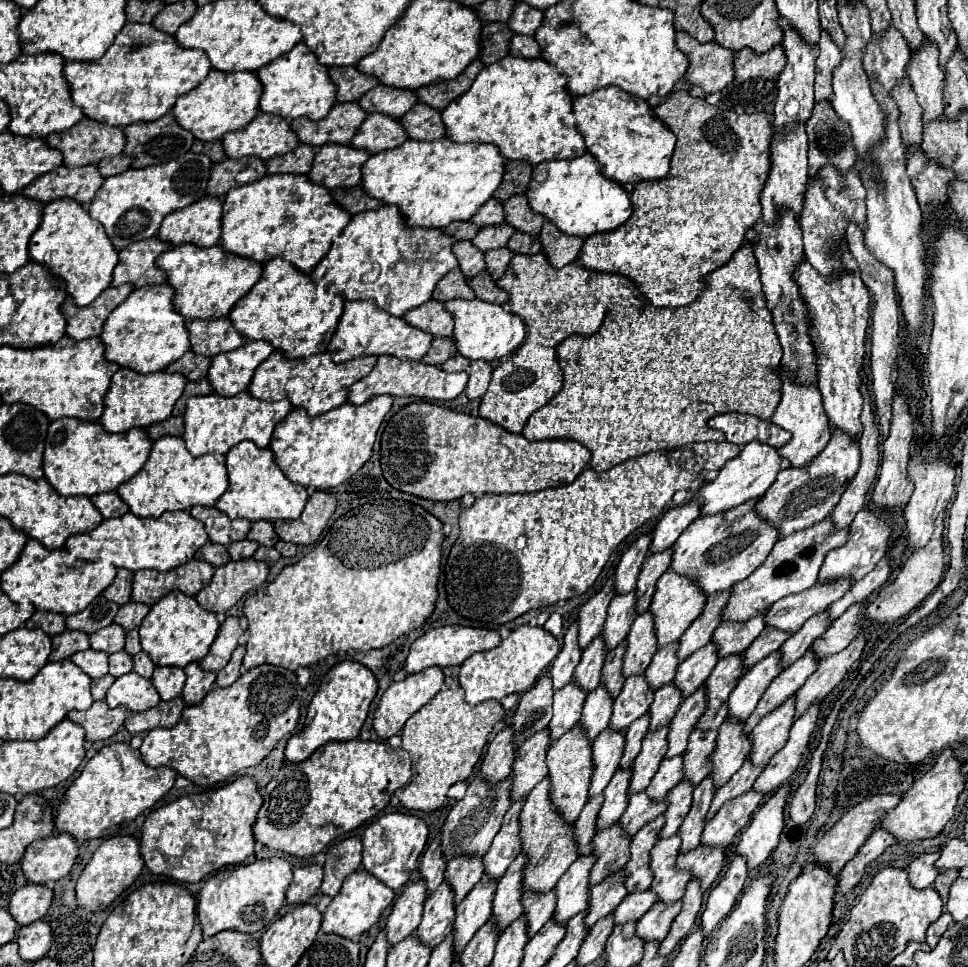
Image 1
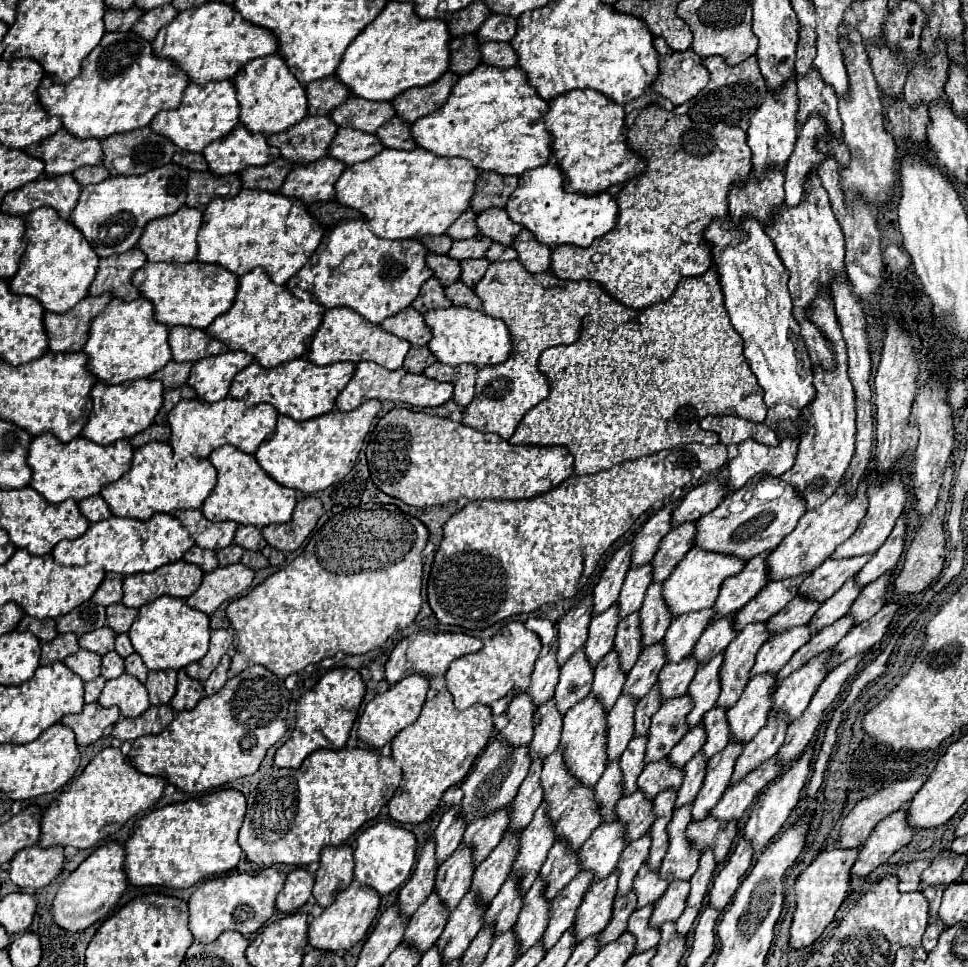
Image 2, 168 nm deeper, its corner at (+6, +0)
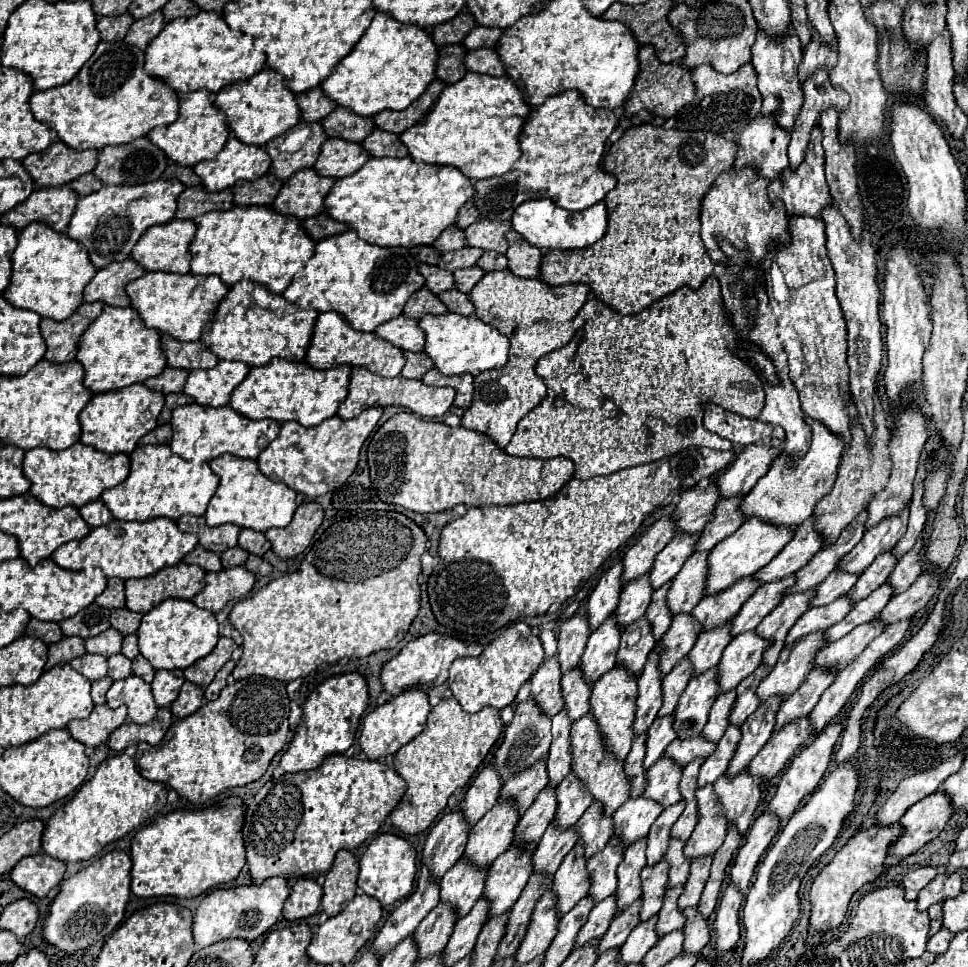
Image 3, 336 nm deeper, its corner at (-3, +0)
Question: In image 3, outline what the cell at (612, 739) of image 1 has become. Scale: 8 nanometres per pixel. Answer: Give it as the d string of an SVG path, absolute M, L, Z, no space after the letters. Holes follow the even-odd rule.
M658 648L648 656L644 672L638 678L638 698L636 698L636 718L634 718L634 736L640 736L654 722L656 712L662 706L662 674L658 670Z

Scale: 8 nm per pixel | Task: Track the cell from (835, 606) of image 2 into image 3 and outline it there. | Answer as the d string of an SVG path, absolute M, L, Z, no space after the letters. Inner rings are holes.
M884 552L882 556L876 556L876 560L872 562L870 568L866 568L860 578L856 580L854 588L848 592L848 598L852 604L856 604L858 600L864 600L870 592L874 592L878 586L882 586L886 582L886 578L890 576L890 572L896 566L896 558L890 552Z

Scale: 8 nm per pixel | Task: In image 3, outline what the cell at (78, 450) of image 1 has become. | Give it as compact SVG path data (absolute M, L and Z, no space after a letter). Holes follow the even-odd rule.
M82 442L62 450L54 452L50 448L38 446L26 452L24 456L24 474L32 482L30 492L44 504L52 508L62 506L84 506L92 500L98 500L104 490L114 488L116 484L124 482L130 472L130 458L128 454L120 452L114 456L108 456L104 452L98 452L96 448L84 446Z

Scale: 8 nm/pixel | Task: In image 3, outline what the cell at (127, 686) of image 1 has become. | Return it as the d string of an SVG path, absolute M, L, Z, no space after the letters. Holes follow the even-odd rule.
M128 676L126 680L114 682L106 694L108 698L108 706L110 708L118 708L120 704L124 704L128 708L128 716L132 722L136 724L146 724L150 720L154 720L158 706L154 704L154 696L152 696L152 688L150 684L146 684L142 678L138 676Z

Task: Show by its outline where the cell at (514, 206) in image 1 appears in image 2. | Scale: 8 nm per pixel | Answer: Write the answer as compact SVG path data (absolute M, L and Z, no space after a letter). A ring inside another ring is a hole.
M491 208L481 212L475 224L481 236L487 236L491 242L499 242L503 246L511 246L511 240L515 240L517 232L521 232L521 226L509 220L505 208Z

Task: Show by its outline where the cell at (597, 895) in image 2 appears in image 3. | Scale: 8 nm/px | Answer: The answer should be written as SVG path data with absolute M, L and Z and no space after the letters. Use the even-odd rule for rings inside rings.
M646 840L636 842L624 852L624 860L618 866L618 888L614 892L616 896L616 914L626 910L634 900L640 898L640 872L646 866Z

